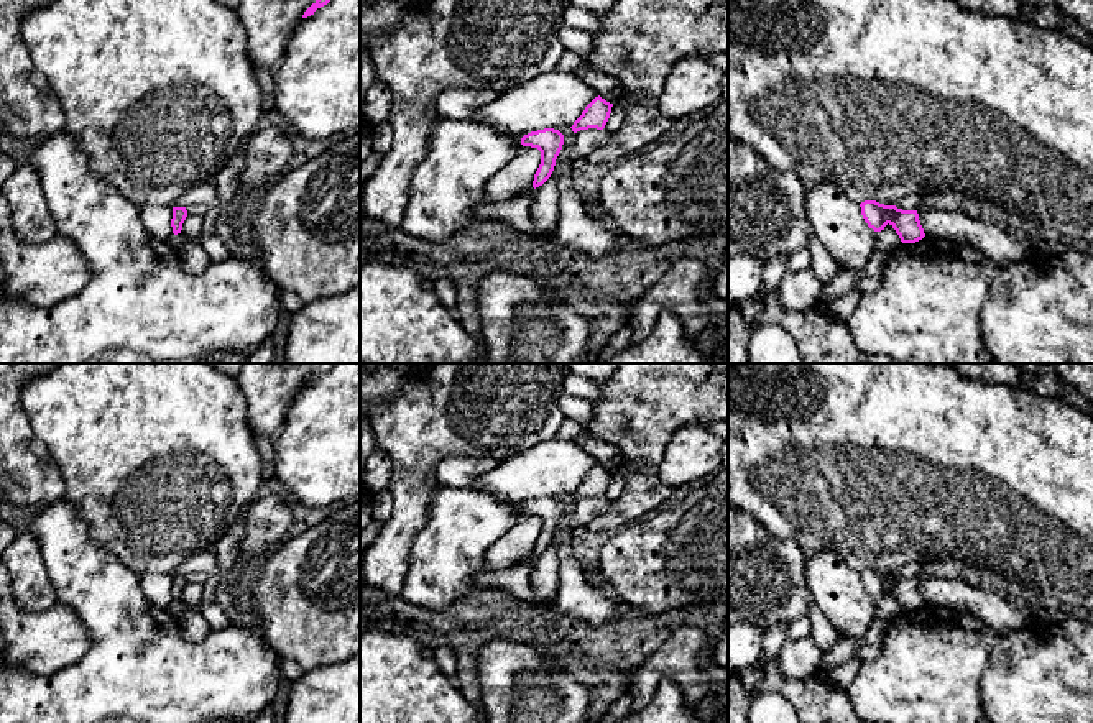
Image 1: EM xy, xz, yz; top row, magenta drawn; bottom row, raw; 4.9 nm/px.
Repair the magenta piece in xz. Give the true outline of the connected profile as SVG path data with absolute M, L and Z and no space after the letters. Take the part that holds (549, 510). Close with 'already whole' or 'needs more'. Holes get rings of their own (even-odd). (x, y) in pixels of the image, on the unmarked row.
M554 496L531 500L521 506L523 514L537 516L541 519L541 532L534 542L533 555L542 554L552 542L556 527L564 513L564 503Z; already whole

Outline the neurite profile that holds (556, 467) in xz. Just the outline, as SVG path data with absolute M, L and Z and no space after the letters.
M549 439L482 473L475 490L521 511L531 500L572 495L598 462L572 439Z

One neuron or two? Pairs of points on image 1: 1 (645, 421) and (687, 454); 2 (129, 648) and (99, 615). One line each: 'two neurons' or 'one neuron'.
1: two neurons
2: one neuron

